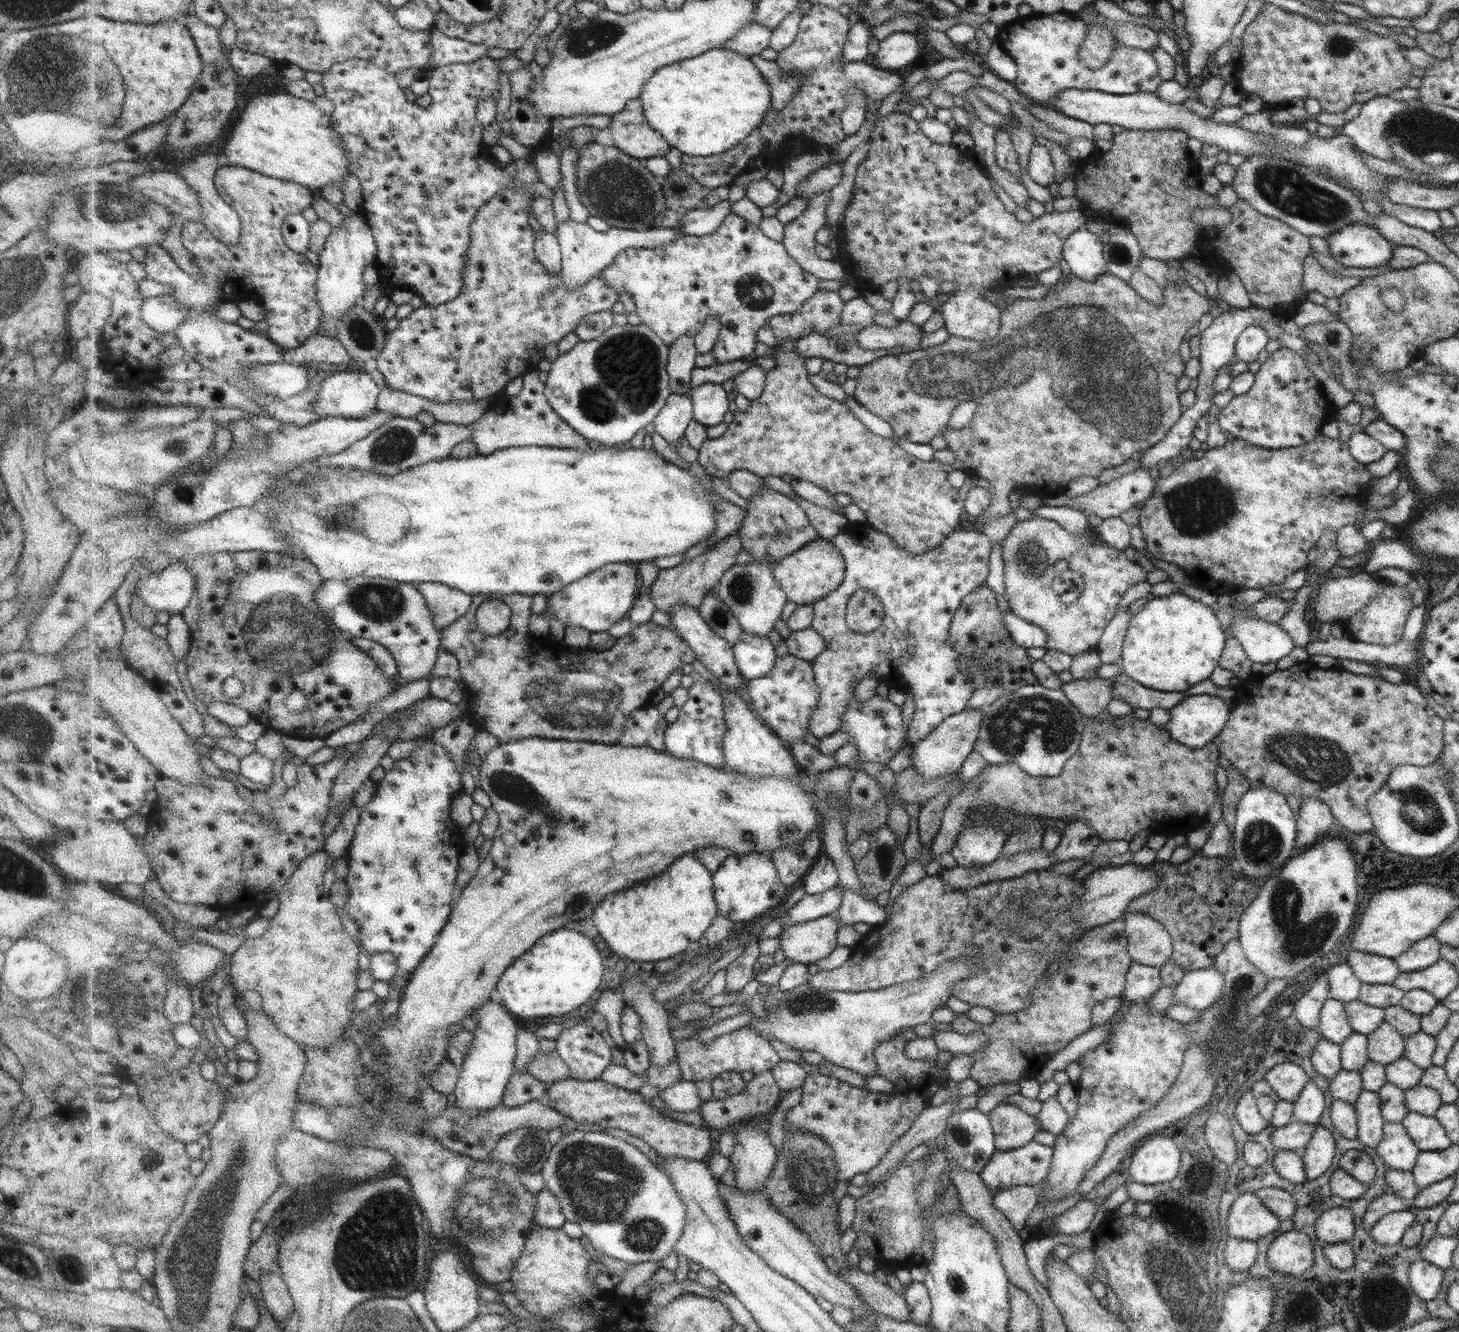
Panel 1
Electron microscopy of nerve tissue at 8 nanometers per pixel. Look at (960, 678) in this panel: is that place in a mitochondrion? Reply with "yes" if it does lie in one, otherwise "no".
yes

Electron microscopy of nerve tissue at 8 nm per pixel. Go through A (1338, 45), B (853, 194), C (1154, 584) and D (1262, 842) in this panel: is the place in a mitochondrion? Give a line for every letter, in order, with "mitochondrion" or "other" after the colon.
A: mitochondrion
B: other
C: other
D: mitochondrion

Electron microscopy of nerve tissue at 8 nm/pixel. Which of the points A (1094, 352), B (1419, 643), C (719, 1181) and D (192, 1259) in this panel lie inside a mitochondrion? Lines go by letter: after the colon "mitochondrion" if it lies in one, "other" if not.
A: mitochondrion
B: other
C: other
D: mitochondrion

